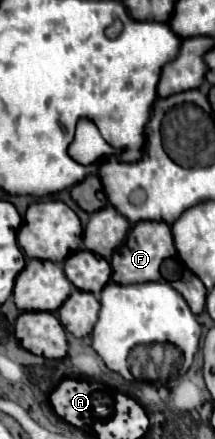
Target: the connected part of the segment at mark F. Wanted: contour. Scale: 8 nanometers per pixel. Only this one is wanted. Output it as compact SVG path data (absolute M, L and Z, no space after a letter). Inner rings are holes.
M135 223L131 229L131 235L127 235L123 247L115 251L111 259L111 281L119 285L129 285L129 283L147 283L147 281L161 281L161 263L169 257L177 257L171 229L167 223Z

